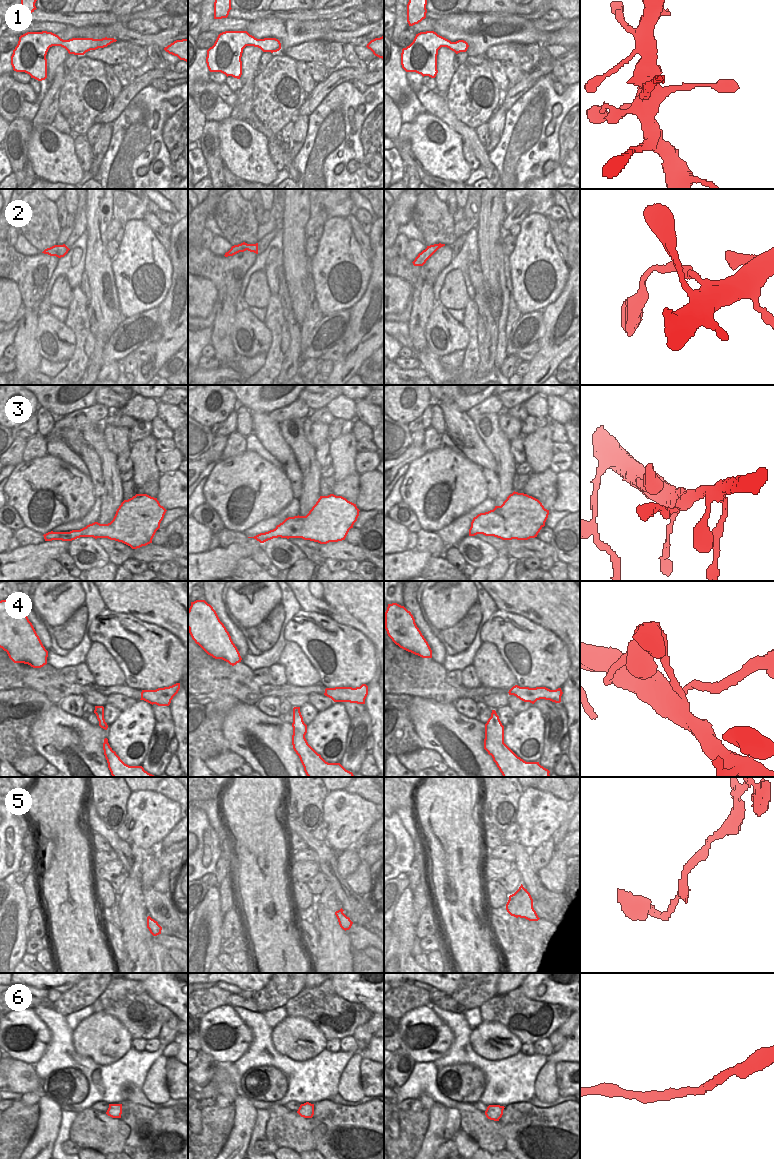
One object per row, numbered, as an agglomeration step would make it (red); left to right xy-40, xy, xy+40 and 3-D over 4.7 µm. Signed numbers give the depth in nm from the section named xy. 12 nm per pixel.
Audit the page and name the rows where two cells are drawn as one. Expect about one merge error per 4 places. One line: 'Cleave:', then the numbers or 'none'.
Cleave: none

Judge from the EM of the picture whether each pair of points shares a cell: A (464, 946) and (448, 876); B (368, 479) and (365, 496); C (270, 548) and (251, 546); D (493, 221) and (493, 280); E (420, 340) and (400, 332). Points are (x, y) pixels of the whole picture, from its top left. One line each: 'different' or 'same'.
A: same
B: same
C: different
D: same
E: different

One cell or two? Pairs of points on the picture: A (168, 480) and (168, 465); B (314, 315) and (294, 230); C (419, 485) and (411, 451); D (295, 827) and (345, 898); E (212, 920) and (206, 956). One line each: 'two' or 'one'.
A: two
B: two
C: two
D: one
E: one

